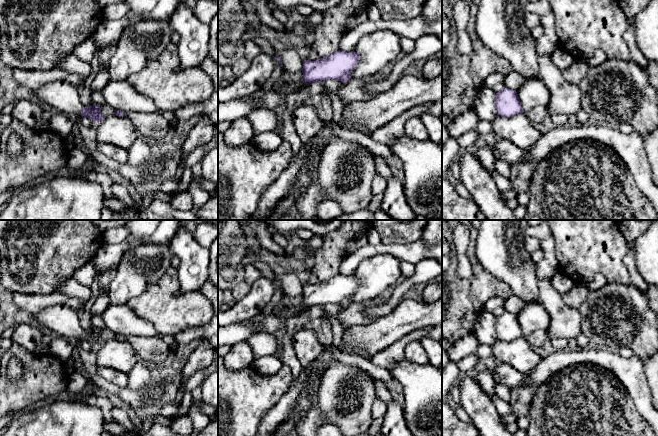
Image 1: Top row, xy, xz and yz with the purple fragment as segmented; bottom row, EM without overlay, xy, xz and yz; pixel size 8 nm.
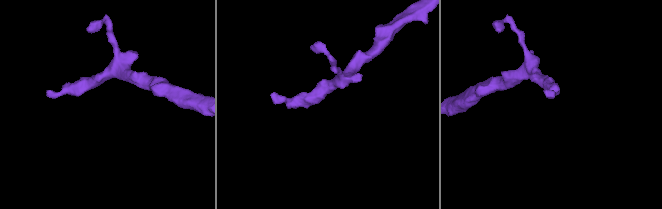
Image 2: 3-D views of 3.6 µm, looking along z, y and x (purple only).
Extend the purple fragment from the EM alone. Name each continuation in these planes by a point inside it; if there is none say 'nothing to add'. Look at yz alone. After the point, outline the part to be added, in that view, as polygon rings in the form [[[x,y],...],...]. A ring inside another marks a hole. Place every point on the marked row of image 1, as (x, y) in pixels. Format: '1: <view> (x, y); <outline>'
nothing to add

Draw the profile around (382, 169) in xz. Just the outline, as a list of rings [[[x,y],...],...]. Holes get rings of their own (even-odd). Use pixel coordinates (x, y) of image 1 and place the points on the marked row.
[[[376,156],[375,166],[377,175],[381,176],[385,180],[388,180],[393,175],[390,167],[385,163],[385,160],[382,157]]]

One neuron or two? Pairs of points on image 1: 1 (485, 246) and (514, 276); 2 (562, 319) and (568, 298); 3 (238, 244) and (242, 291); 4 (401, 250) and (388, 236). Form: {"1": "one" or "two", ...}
{"1": "one", "2": "two", "3": "one", "4": "two"}

